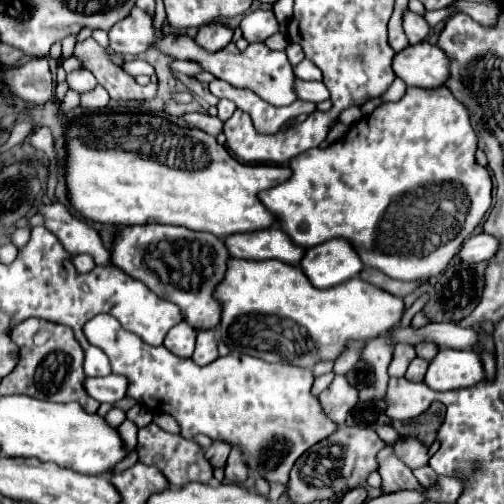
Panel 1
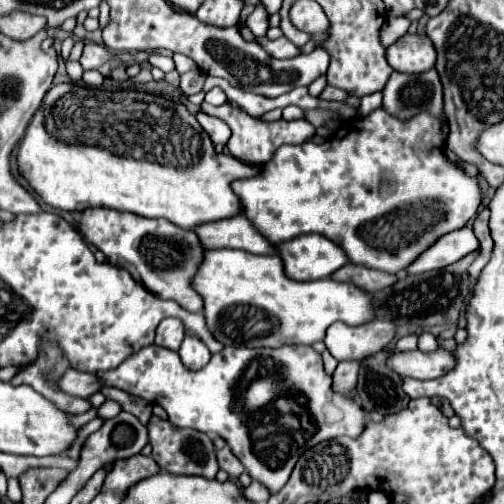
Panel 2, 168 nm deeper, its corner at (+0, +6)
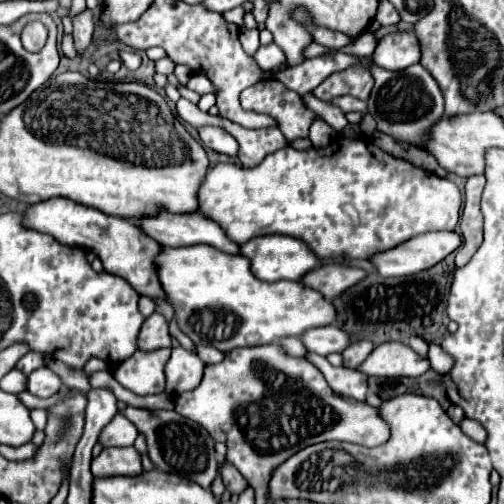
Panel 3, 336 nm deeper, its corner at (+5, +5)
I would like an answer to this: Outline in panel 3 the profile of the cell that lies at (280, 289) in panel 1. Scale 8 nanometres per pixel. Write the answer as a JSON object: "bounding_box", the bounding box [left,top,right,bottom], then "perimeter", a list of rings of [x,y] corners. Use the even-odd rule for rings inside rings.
{"bounding_box":[156,245,336,353],"perimeter":[[[192,245],[178,249],[164,247],[156,261],[158,261],[160,283],[168,293],[170,305],[178,315],[180,329],[194,343],[212,345],[224,353],[236,347],[254,347],[254,345],[278,343],[284,337],[300,337],[304,331],[312,327],[332,325],[332,319],[336,319],[336,311],[332,311],[332,301],[324,299],[320,291],[310,289],[300,281],[276,281],[276,283],[260,281],[252,275],[250,263],[244,255],[228,255],[208,245]]]}

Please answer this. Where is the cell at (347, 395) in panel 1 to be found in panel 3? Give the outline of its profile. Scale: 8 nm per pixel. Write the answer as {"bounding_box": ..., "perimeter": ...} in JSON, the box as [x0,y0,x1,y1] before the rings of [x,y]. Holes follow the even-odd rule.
{"bounding_box":[342,341,374,369],"perimeter":[[[358,341],[358,343],[352,343],[344,353],[342,353],[342,359],[344,359],[344,367],[348,369],[356,369],[358,365],[364,363],[364,359],[368,357],[368,353],[372,353],[374,345],[370,341]]]}

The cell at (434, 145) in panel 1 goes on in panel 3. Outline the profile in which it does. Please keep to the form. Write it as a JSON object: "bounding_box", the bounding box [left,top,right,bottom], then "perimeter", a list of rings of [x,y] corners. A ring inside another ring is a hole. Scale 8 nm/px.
{"bounding_box":[198,135,462,259],"perimeter":[[[336,135],[326,147],[310,147],[296,151],[294,147],[284,147],[252,169],[236,163],[218,163],[212,167],[198,193],[200,213],[220,223],[226,235],[236,243],[248,243],[260,235],[290,235],[302,239],[310,249],[324,259],[370,259],[380,251],[398,247],[400,243],[428,233],[428,231],[454,231],[460,219],[462,195],[452,181],[446,181],[422,167],[412,165],[406,159],[398,159],[366,137],[346,137]],[[344,209],[346,225],[330,225],[334,211]]]}

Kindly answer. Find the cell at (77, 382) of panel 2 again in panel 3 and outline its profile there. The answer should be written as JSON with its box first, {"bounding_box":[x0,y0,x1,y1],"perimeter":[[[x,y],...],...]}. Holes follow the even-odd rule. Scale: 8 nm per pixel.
{"bounding_box":[28,367,64,397],"perimeter":[[[40,367],[28,375],[28,391],[38,397],[50,397],[64,387],[62,379],[48,367]]]}

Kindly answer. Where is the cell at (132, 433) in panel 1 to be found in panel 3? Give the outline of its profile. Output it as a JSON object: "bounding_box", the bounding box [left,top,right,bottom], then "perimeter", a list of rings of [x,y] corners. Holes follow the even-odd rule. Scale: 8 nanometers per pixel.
{"bounding_box":[98,413,138,449],"perimeter":[[[116,413],[114,419],[100,433],[98,443],[104,449],[108,449],[108,447],[130,447],[130,445],[134,445],[136,437],[138,437],[138,429],[134,427],[134,423],[128,421],[122,413]]]}

